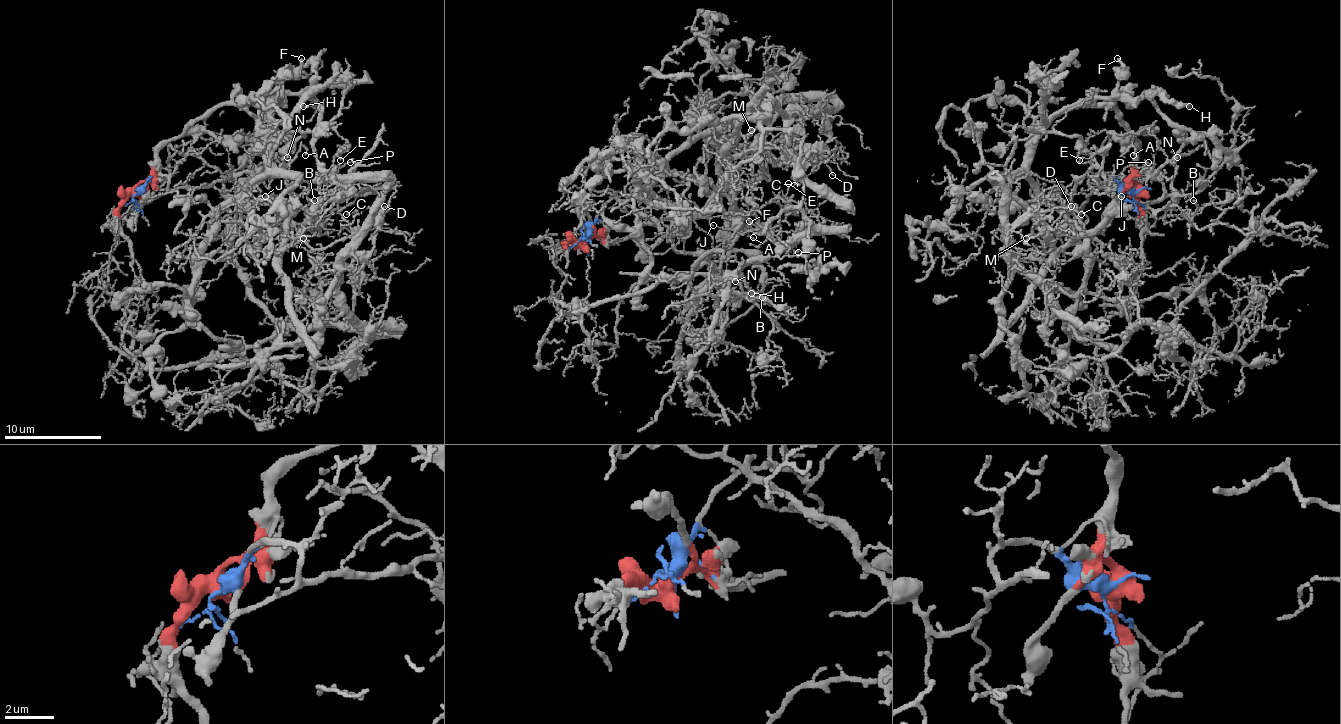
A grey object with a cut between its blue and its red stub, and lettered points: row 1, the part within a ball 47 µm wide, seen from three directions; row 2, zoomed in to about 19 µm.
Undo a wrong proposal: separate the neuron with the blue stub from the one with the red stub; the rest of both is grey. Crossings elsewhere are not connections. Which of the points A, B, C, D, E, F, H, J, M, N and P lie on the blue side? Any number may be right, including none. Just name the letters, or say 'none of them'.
A, B, C, D, E, J, M, N, P

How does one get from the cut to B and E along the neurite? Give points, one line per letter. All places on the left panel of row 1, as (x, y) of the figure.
B: (139, 192), (153, 175), (168, 180), (170, 189), (212, 187), (248, 172), (248, 194), (285, 216), (314, 199)
E: (139, 192), (153, 175), (170, 189), (248, 172), (256, 202), (290, 204), (292, 184), (341, 160)

